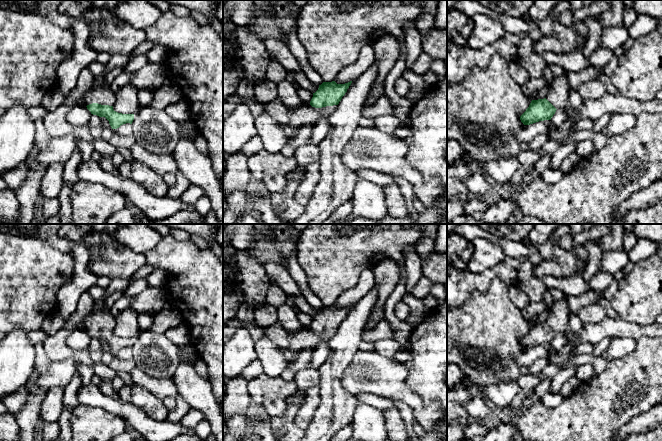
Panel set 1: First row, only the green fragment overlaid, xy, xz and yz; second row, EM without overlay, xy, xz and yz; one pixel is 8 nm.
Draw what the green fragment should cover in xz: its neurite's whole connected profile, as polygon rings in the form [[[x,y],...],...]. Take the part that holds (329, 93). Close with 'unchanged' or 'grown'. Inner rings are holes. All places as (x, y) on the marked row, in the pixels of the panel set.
[[[332,81],[323,82],[319,85],[318,90],[313,93],[310,101],[310,105],[319,112],[319,118],[312,125],[315,125],[319,120],[327,120],[335,111],[351,83],[352,81],[345,84],[337,84]]]; grown

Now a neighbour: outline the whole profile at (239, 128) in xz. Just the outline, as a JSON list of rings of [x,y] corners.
[[[238,104],[223,121],[223,155],[240,152],[255,135],[257,129],[249,106]]]

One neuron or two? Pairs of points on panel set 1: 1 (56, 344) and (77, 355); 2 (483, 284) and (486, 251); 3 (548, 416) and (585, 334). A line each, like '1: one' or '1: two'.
1: one
2: two
3: two

